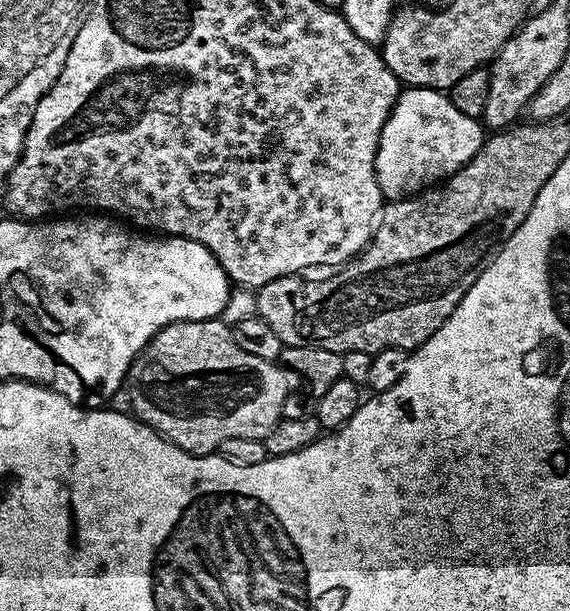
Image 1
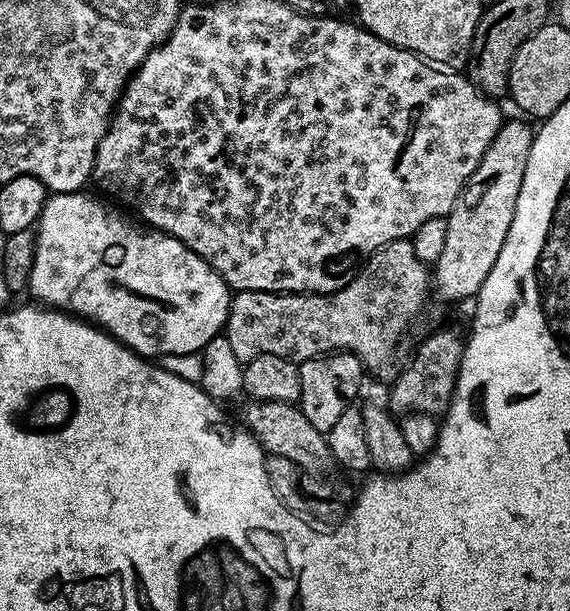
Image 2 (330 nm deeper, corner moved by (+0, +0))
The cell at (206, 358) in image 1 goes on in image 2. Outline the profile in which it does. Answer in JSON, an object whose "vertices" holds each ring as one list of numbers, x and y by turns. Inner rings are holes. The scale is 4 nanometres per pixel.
{"vertices":[[258,400,249,405,244,420,248,423,245,424,247,431,256,437,257,445,265,453,282,454,282,458,290,458,290,462,299,466,306,496,318,500,331,499,334,490,331,479,338,473,338,465,330,454,325,433,314,430,310,418,306,418,296,404]]}

